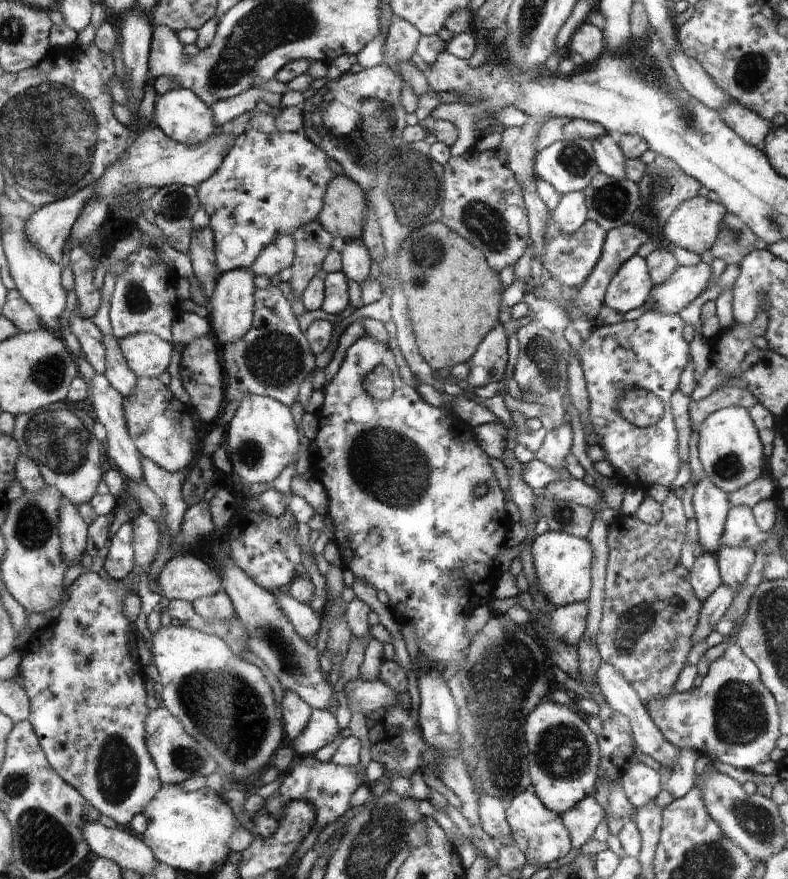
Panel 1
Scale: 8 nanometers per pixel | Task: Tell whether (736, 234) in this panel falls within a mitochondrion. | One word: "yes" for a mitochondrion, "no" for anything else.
yes

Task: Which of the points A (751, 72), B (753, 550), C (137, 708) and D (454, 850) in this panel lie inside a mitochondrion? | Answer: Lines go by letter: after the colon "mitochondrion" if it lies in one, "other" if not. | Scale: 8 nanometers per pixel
A: mitochondrion
B: other
C: other
D: other

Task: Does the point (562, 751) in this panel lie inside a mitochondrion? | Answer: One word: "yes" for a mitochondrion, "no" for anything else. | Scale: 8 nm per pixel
yes

